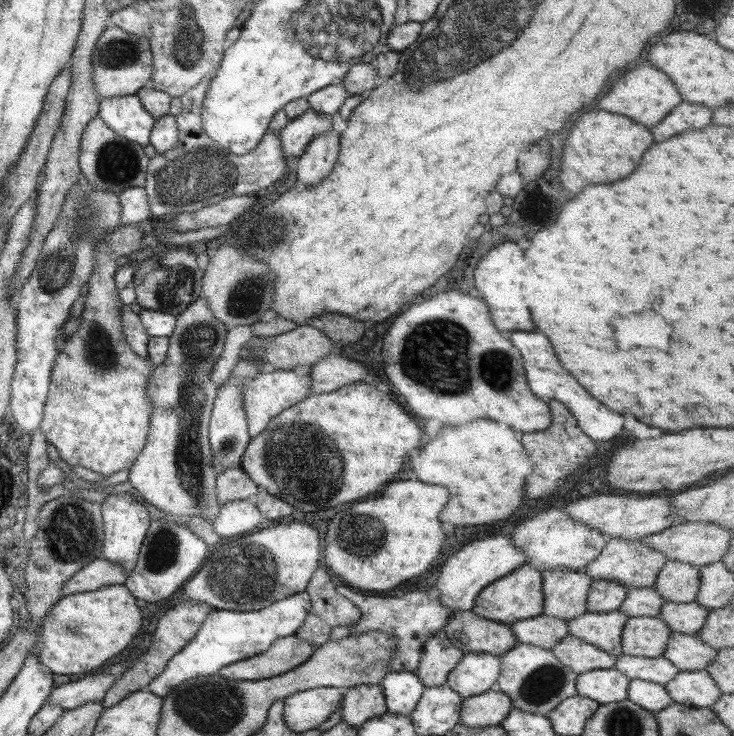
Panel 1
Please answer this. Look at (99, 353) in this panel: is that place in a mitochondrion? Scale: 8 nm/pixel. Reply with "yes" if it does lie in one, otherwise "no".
yes

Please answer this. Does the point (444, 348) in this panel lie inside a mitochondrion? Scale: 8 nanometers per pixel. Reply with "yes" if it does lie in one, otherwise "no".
yes

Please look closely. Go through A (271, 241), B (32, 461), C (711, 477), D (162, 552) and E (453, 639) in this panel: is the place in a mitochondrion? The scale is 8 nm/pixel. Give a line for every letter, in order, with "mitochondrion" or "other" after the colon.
A: mitochondrion
B: other
C: other
D: mitochondrion
E: other

